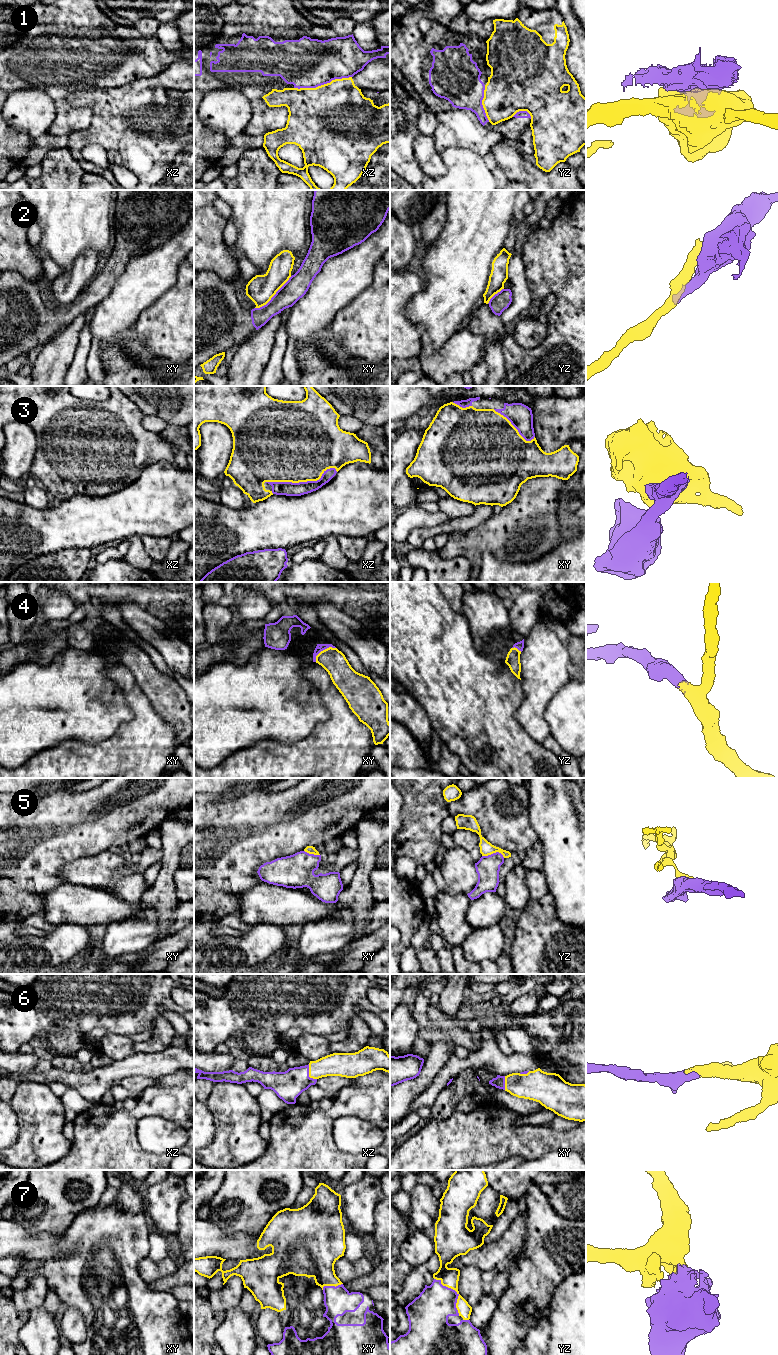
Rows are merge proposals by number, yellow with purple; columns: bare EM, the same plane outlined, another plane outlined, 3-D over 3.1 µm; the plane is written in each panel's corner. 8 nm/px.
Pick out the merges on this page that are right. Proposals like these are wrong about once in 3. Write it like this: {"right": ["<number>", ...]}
{"right": ["3", "4", "6", "7"]}

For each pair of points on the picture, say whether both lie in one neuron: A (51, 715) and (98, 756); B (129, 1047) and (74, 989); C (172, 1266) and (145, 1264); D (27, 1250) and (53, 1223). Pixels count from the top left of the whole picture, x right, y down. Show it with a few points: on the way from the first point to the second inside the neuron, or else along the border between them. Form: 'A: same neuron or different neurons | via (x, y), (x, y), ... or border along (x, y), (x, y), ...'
A: different neurons | border along (103, 739), (92, 743), (66, 739), (56, 745)
B: different neurons | border along (109, 1032), (123, 1034), (128, 1037)
C: same neuron | via (165, 1266), (152, 1267)
D: different neurons | border along (21, 1226), (31, 1234), (49, 1232), (63, 1235)

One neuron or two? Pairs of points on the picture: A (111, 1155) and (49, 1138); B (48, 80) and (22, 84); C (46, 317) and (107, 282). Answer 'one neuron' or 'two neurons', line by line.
A: two neurons
B: one neuron
C: one neuron

